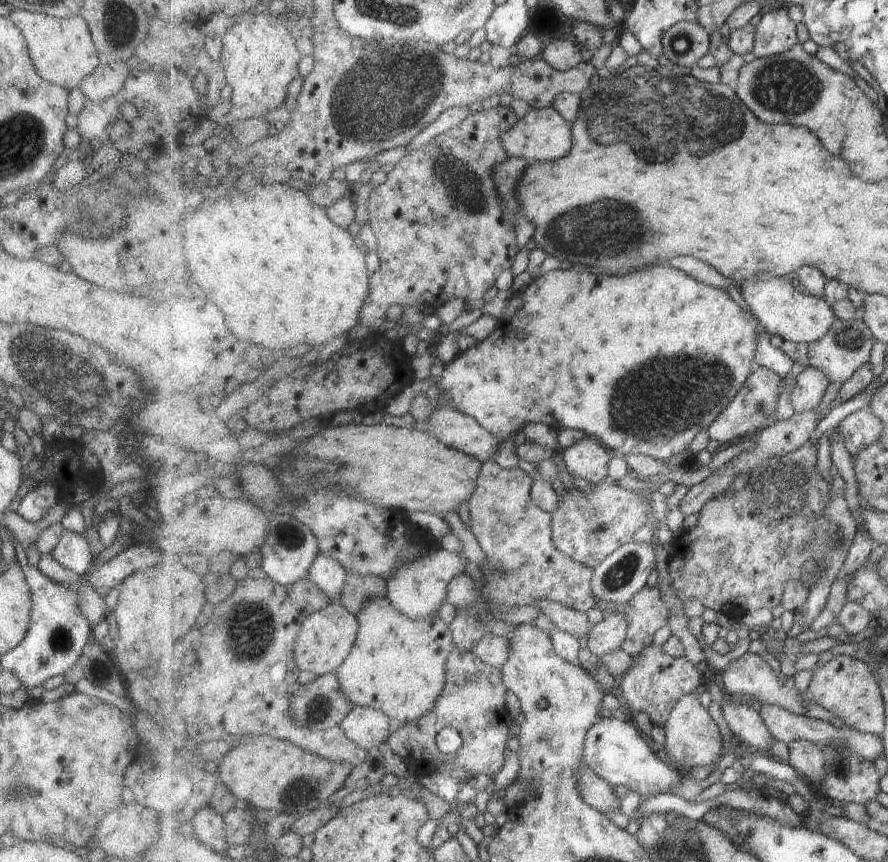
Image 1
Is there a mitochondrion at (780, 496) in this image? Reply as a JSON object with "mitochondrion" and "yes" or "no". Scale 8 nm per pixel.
{"mitochondrion":"yes"}

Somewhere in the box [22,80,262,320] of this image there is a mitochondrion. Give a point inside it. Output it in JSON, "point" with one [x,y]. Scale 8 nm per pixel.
{"point":[77,219]}

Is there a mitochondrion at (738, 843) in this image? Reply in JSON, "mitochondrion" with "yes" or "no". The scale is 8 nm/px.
{"mitochondrion":"no"}

